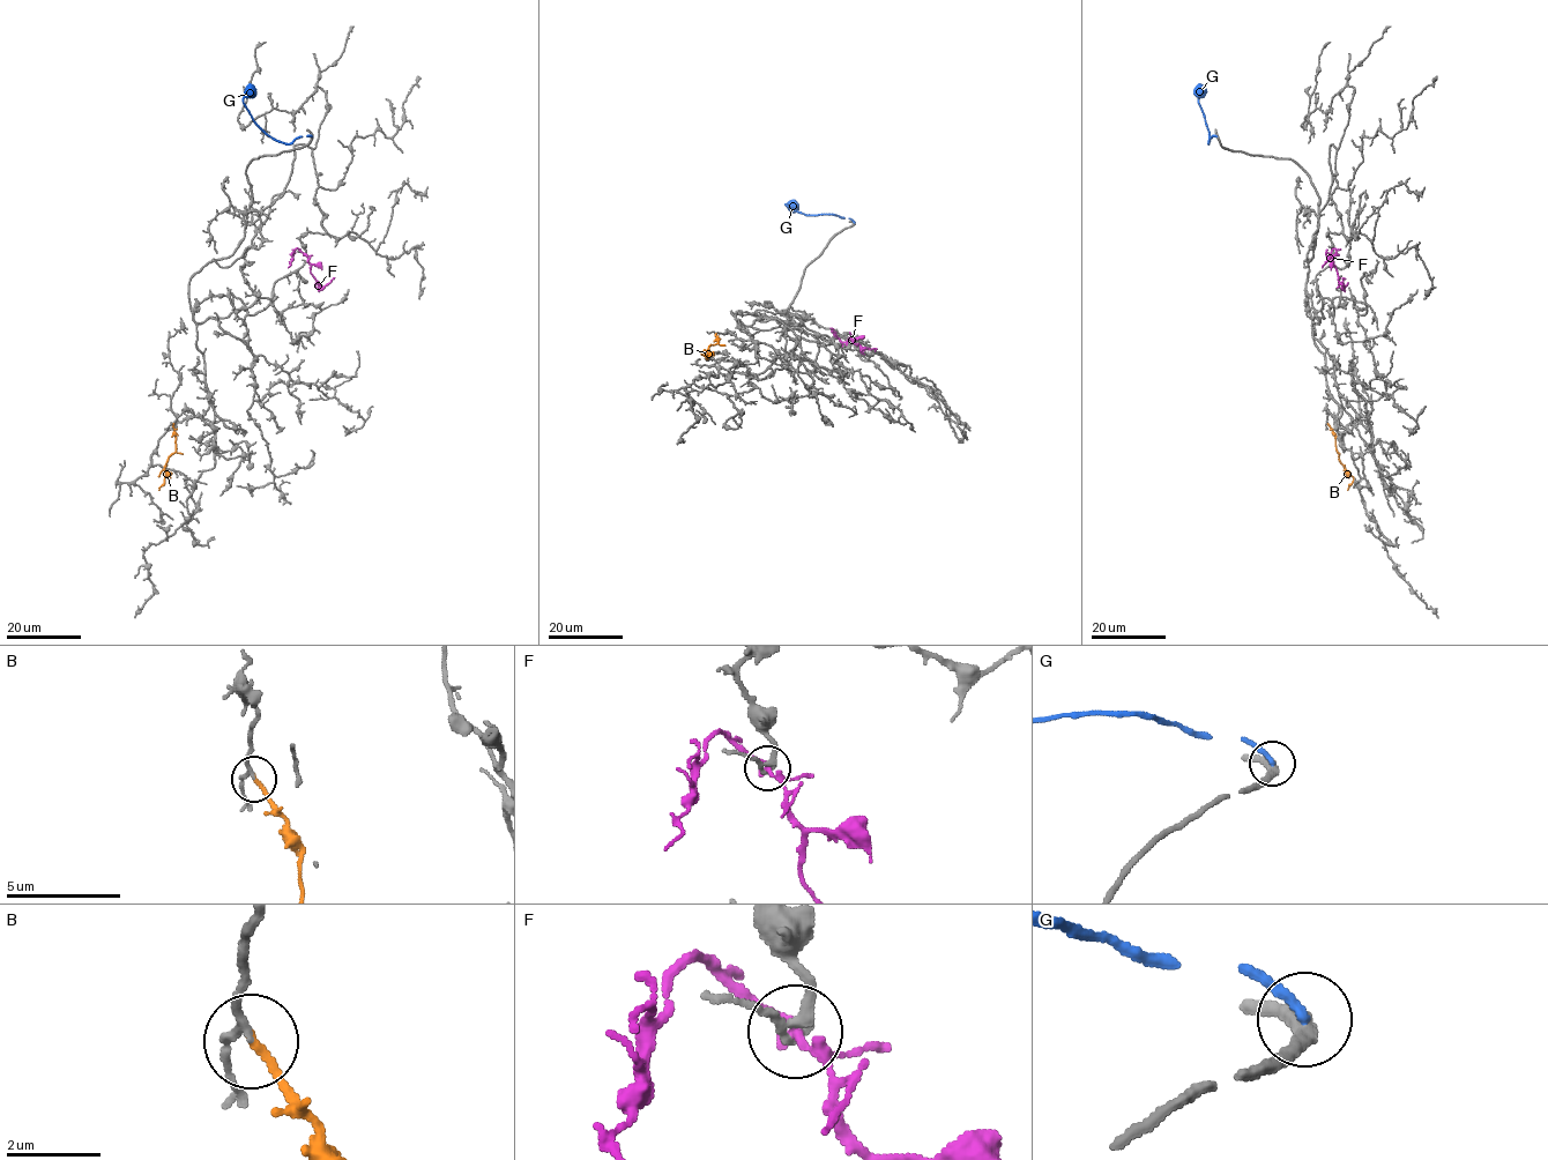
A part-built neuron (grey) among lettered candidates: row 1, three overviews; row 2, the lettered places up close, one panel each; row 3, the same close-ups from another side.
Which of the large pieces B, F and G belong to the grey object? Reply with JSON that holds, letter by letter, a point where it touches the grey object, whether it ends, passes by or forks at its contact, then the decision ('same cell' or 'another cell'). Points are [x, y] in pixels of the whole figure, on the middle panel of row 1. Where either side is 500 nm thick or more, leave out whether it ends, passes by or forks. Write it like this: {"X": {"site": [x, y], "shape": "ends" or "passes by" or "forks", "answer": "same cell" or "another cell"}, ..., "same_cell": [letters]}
{"B": {"site": [715, 334], "shape": "ends", "answer": "same cell"}, "F": {"site": [847, 341], "shape": "forks", "answer": "another cell"}, "G": {"site": [854, 222], "shape": "ends", "answer": "another cell"}, "same_cell": ["B"]}

